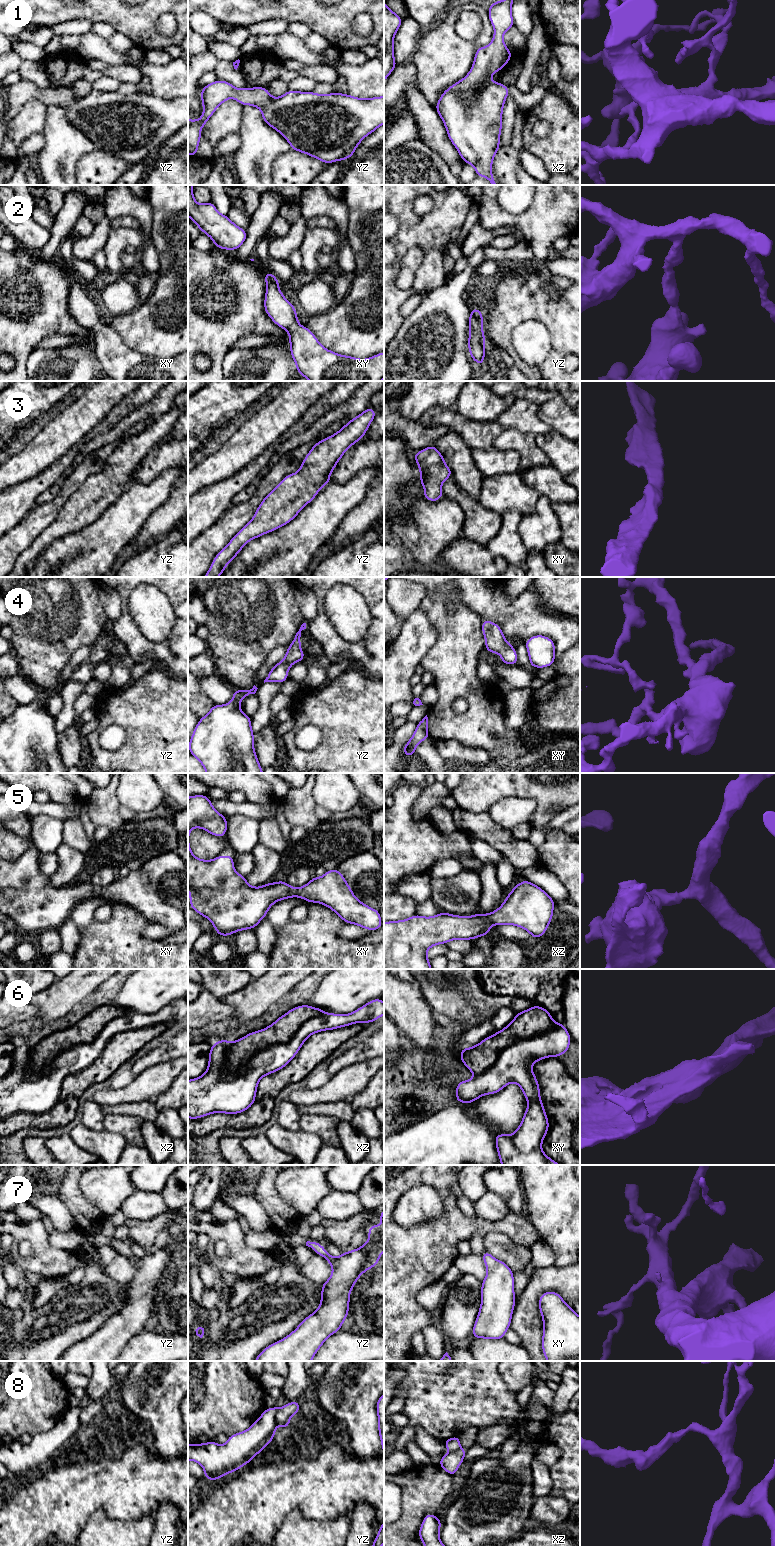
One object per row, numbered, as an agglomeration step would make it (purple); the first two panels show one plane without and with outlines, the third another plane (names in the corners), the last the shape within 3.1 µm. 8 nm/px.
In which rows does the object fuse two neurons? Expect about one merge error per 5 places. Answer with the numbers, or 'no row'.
6, 8

